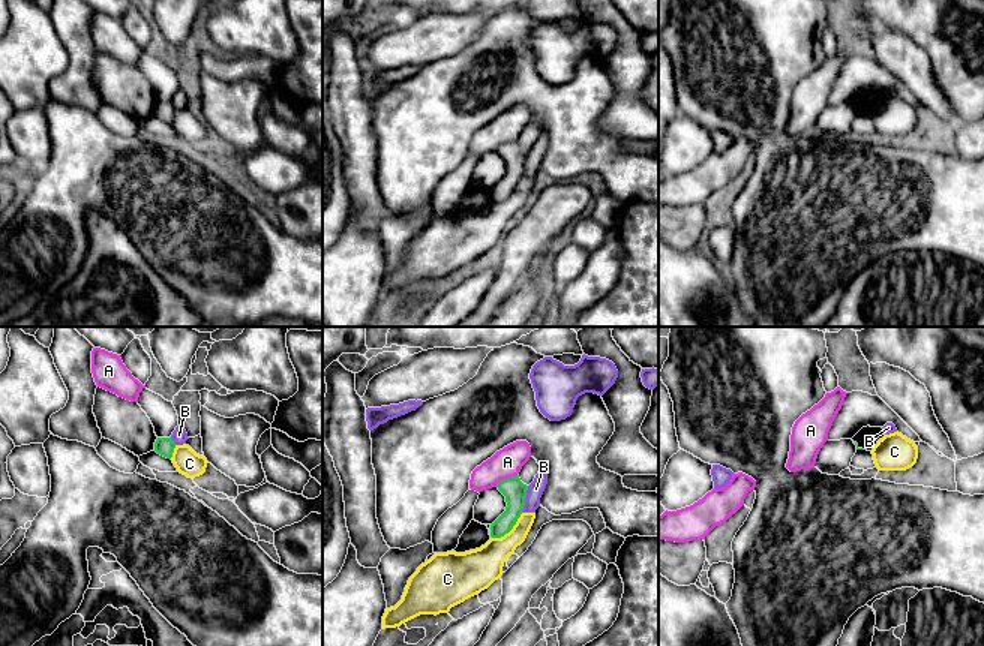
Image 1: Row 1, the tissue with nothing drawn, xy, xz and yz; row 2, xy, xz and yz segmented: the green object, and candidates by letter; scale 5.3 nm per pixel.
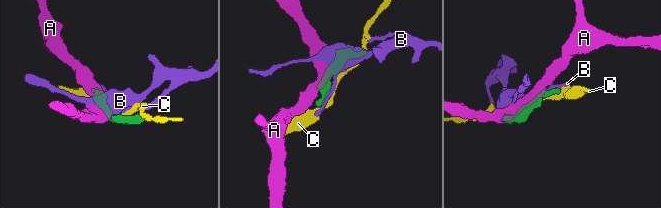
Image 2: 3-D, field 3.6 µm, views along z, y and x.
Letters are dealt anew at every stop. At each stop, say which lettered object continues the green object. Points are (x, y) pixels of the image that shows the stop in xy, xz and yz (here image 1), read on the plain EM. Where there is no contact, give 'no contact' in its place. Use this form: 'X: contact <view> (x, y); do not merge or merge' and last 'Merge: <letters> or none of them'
A: contact xz (507, 143); do not merge
B: contact xz (524, 164); do not merge
C: contact xz (509, 195); do not merge
Merge: none of them

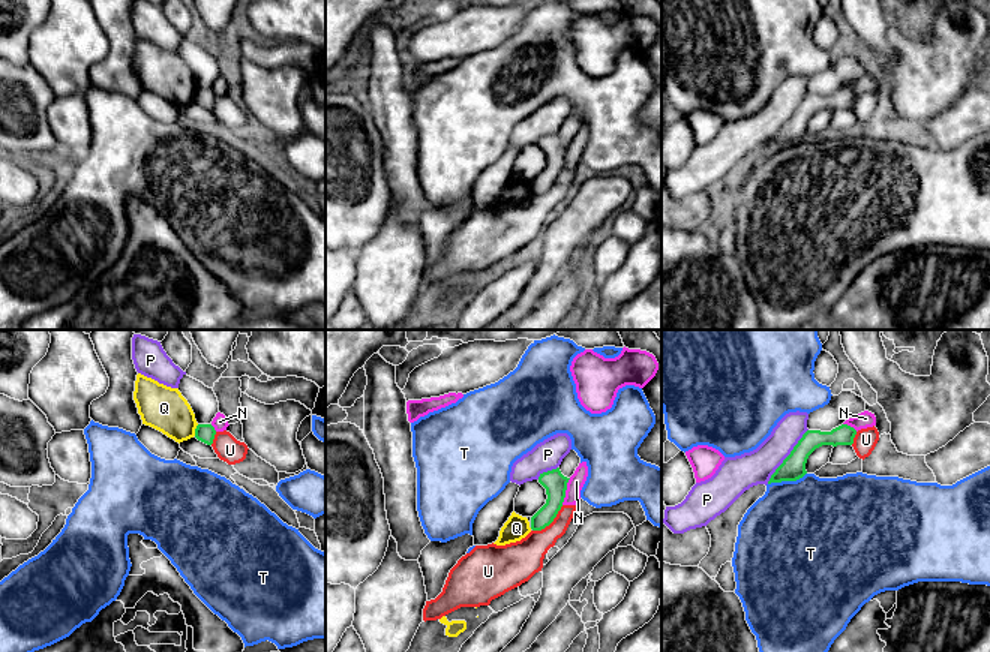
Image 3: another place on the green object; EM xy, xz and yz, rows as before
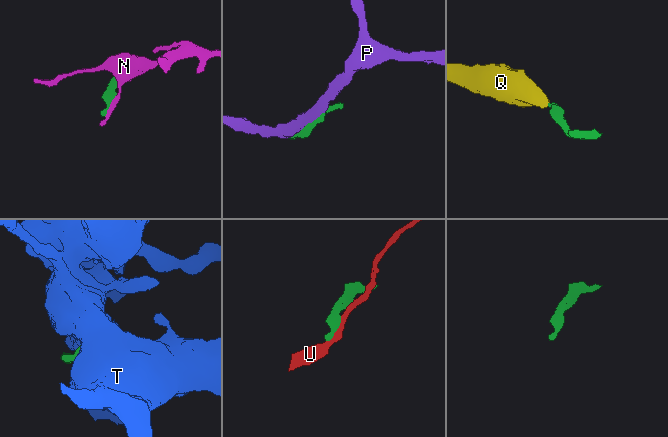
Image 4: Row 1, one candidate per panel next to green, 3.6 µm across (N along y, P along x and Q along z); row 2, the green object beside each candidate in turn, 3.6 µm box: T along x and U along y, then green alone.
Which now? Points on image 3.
N: contact xz (564, 156); do not merge
P: contact yz (788, 120); do not merge
Q: contact xy (195, 95); do not merge
T: contact yz (786, 144); do not merge
U: contact xz (549, 188); do not merge
Merge: none of them

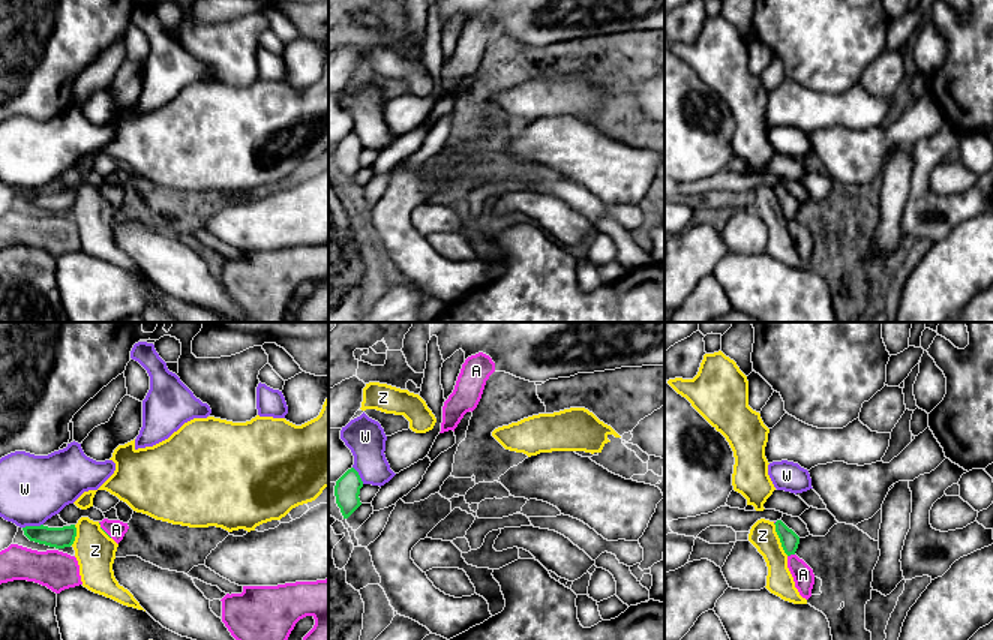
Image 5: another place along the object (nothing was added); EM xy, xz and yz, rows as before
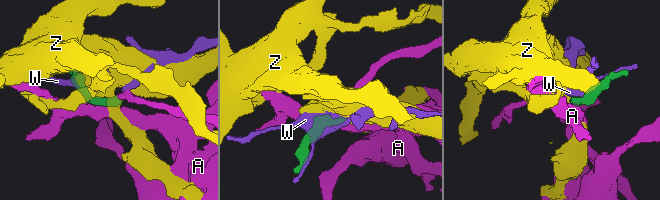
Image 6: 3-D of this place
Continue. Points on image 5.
A: contact yz (791, 218); merge
W: contact xy (32, 191); do not merge
Z: contact yz (780, 204); do not merge
Merge: A

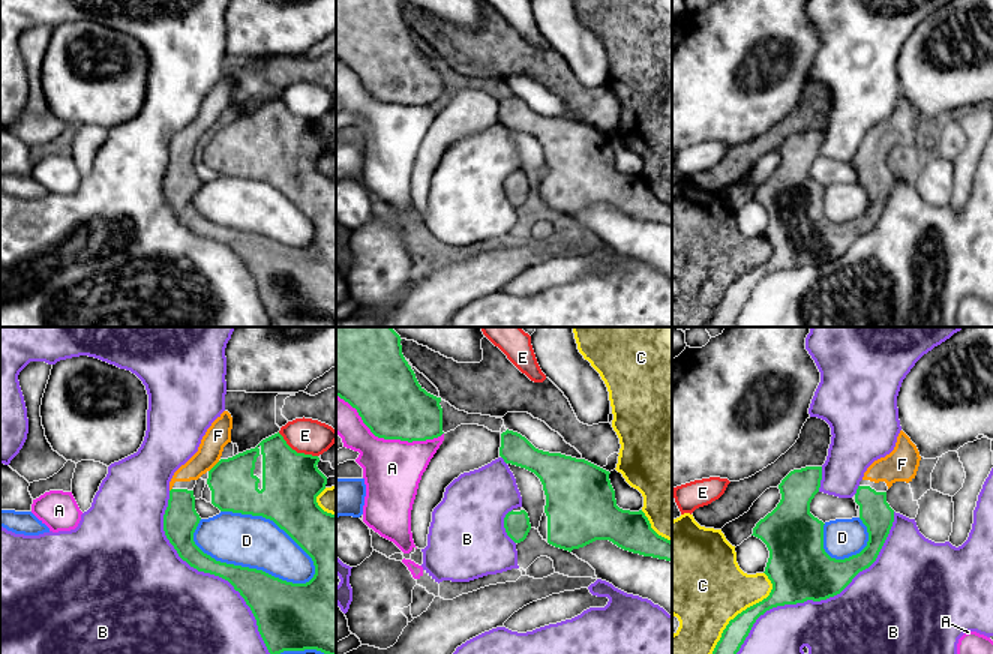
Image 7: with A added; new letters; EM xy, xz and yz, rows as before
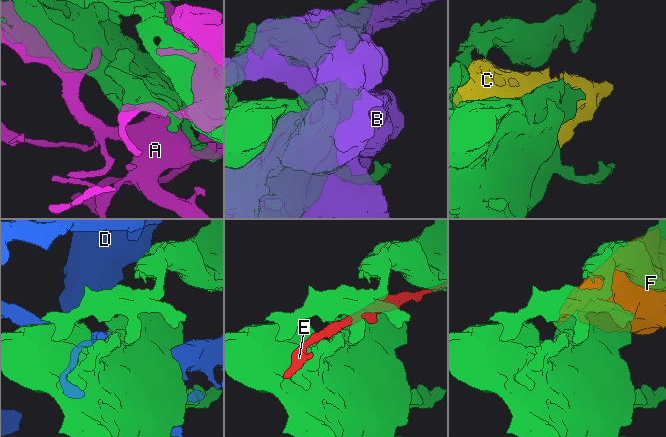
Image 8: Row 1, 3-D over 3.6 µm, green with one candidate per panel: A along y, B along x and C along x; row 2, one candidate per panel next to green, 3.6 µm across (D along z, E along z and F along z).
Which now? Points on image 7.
A: contact xz (387, 102); do not merge
B: contact yz (818, 264); do not merge
C: contact yz (741, 276); do not merge
D: contact xy (251, 233); do not merge
E: contact xy (296, 116); do not merge
F: contact xy (213, 131); merge
Merge: F

